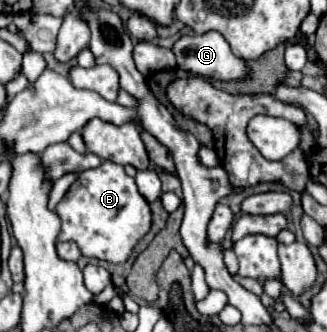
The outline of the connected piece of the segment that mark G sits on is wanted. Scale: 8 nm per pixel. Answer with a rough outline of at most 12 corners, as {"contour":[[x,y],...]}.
{"contour":[[211,30],[171,46],[189,74],[237,80],[249,74],[225,38]]}

